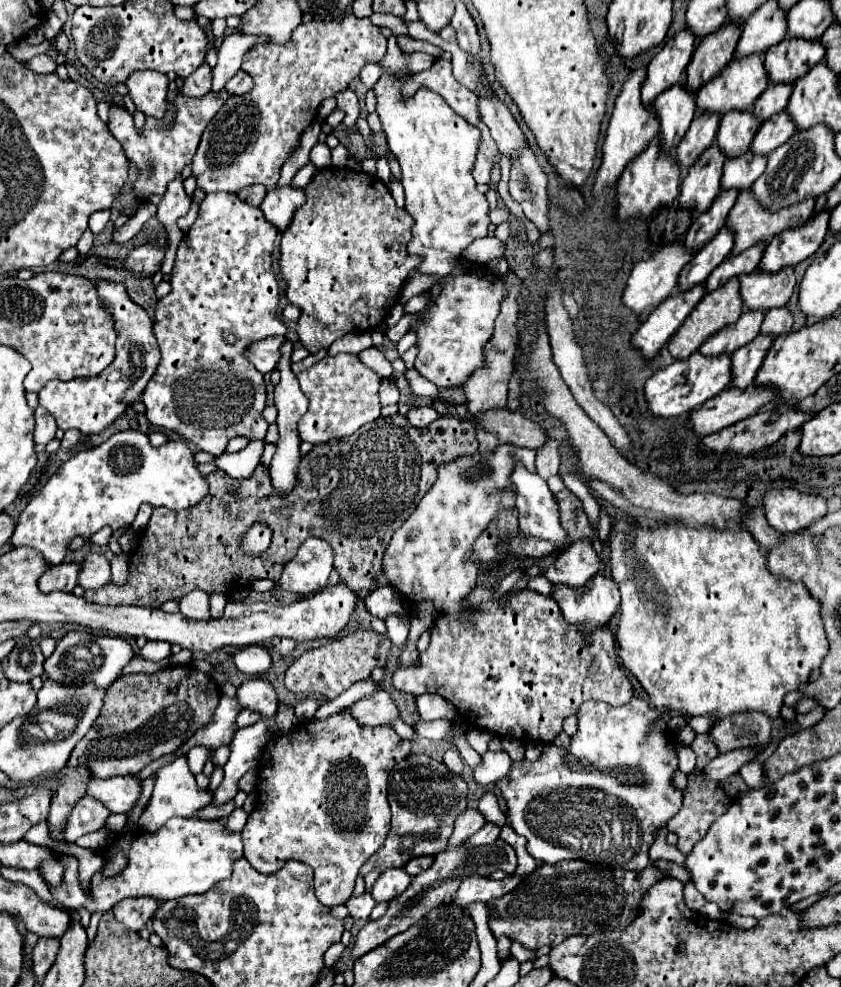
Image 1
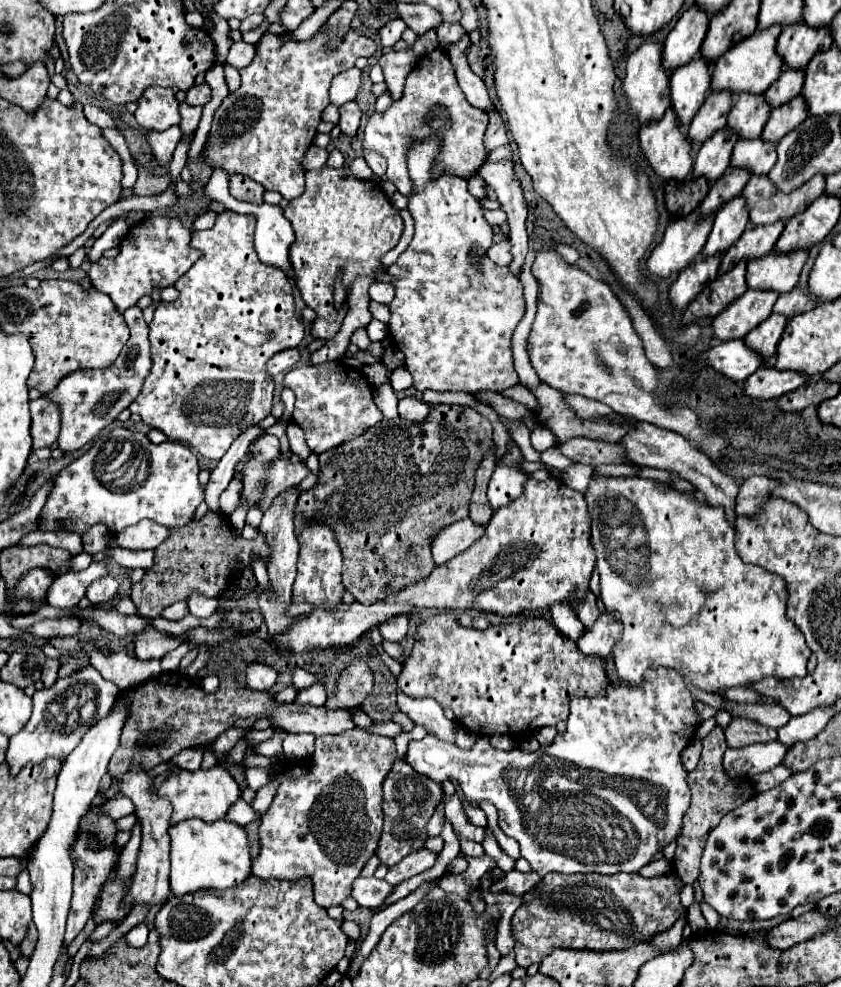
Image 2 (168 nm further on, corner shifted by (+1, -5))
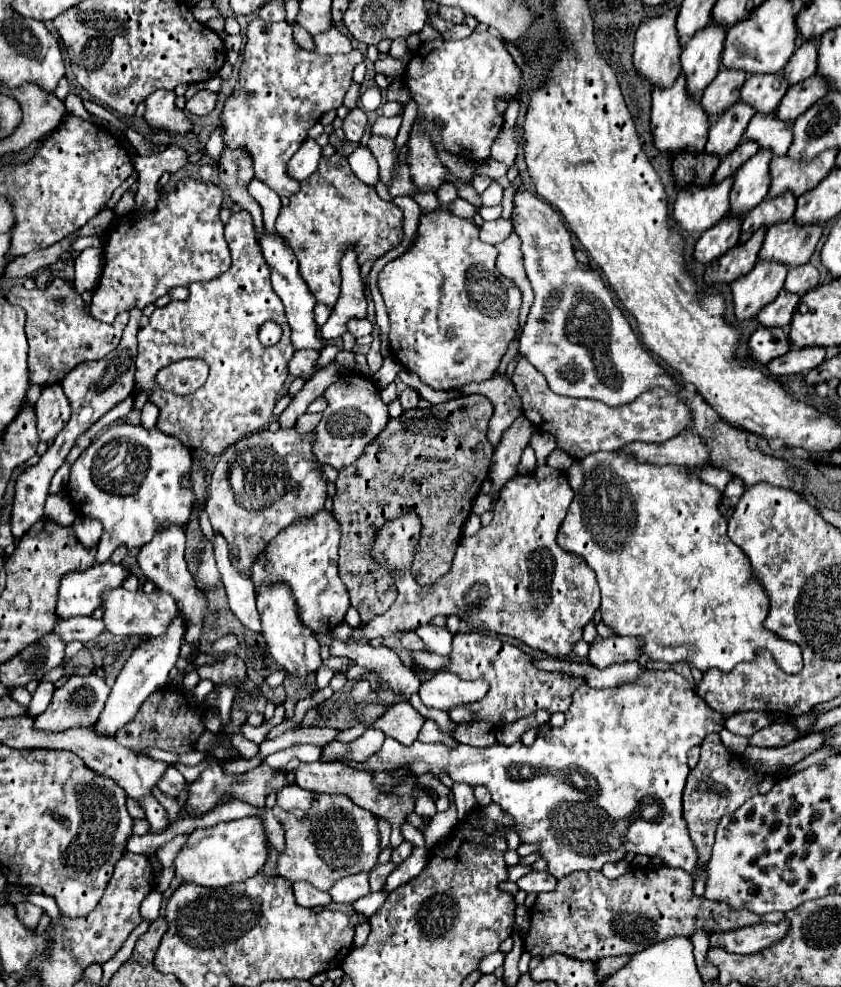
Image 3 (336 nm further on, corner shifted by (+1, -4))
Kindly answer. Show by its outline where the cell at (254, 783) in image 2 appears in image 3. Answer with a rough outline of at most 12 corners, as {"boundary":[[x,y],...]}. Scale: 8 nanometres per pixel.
{"boundary":[[293,747],[265,757],[263,763],[283,769],[293,759]]}

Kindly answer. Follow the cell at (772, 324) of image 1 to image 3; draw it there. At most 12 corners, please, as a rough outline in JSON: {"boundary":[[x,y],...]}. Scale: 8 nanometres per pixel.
{"boundary":[[805,263],[789,267],[785,289],[807,293],[819,285],[819,271]]}

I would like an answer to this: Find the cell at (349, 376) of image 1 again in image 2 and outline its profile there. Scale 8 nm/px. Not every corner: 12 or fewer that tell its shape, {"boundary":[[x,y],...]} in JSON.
{"boundary":[[341,360],[291,368],[293,422],[321,454],[383,418]]}

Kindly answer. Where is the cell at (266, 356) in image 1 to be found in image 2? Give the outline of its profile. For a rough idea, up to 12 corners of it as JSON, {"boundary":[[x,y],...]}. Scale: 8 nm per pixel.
{"boundary":[[297,348],[281,350],[267,360],[267,374],[291,370],[299,360]]}

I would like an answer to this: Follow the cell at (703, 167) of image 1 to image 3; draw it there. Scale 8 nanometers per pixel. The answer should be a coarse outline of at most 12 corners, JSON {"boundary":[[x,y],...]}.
{"boundary":[[737,101],[709,127],[707,153],[735,149],[755,115]]}

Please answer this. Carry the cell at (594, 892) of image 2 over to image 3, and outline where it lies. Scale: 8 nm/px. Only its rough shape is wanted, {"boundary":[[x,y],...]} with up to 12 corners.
{"boundary":[[683,869],[579,871],[539,893],[525,951],[639,953],[783,913],[695,897]]}

